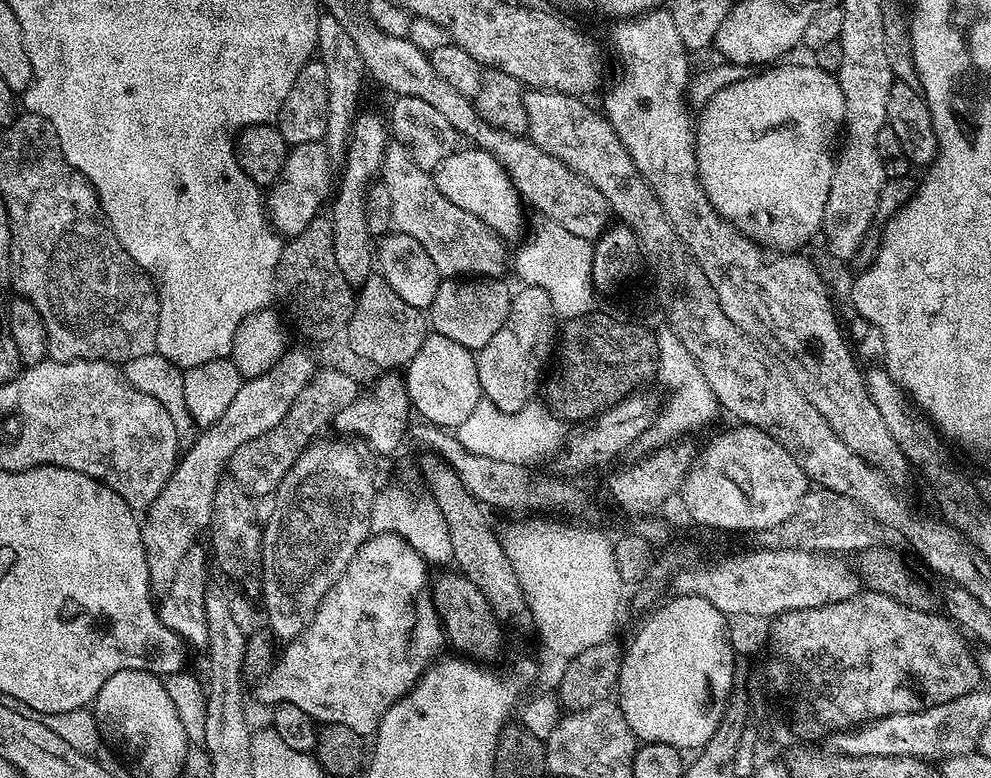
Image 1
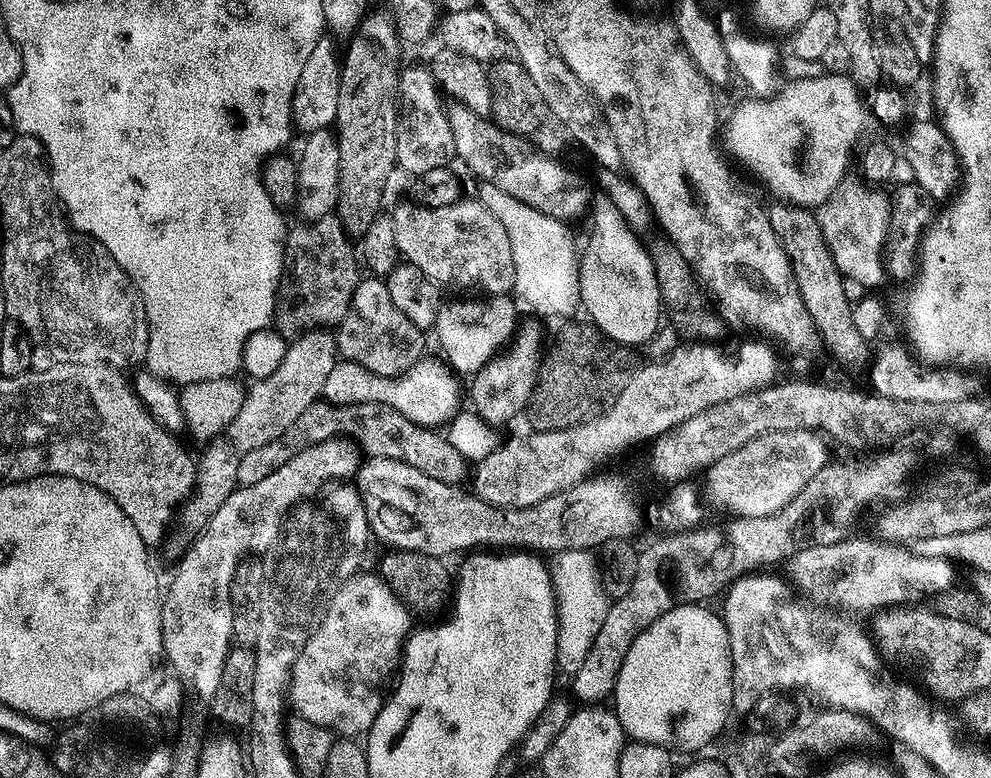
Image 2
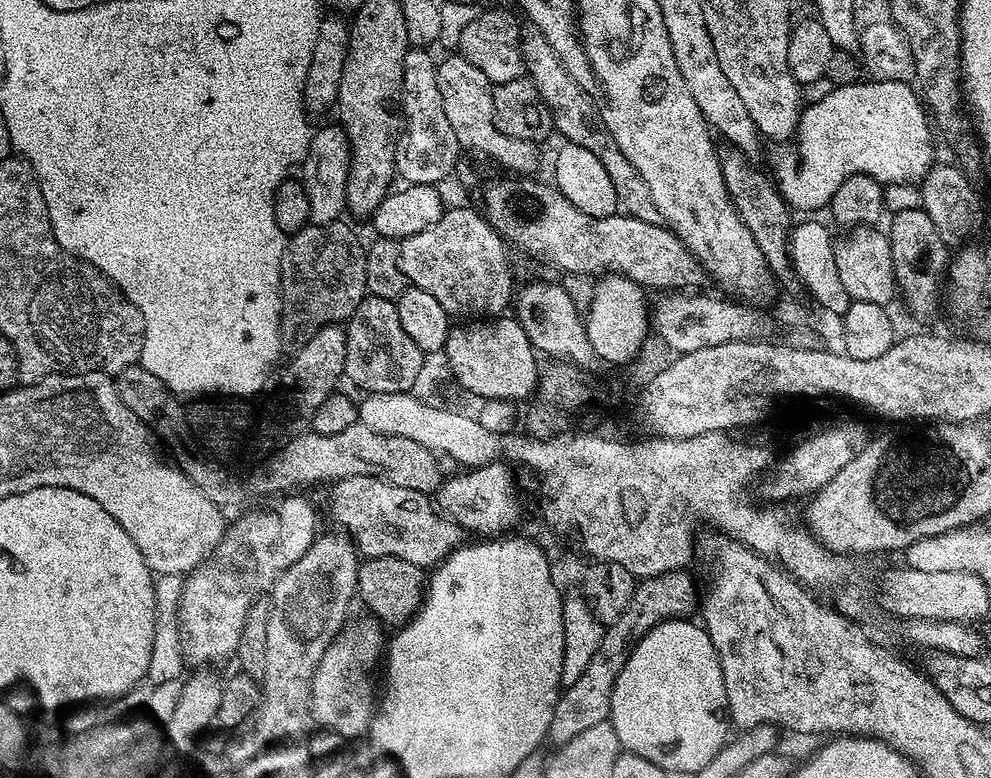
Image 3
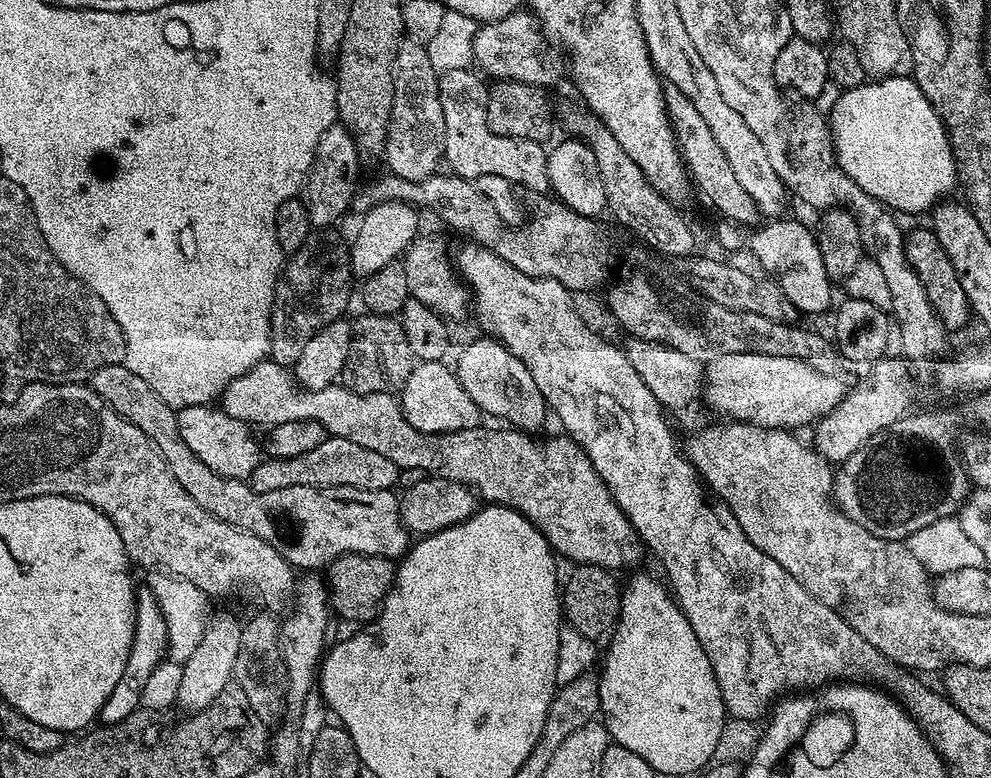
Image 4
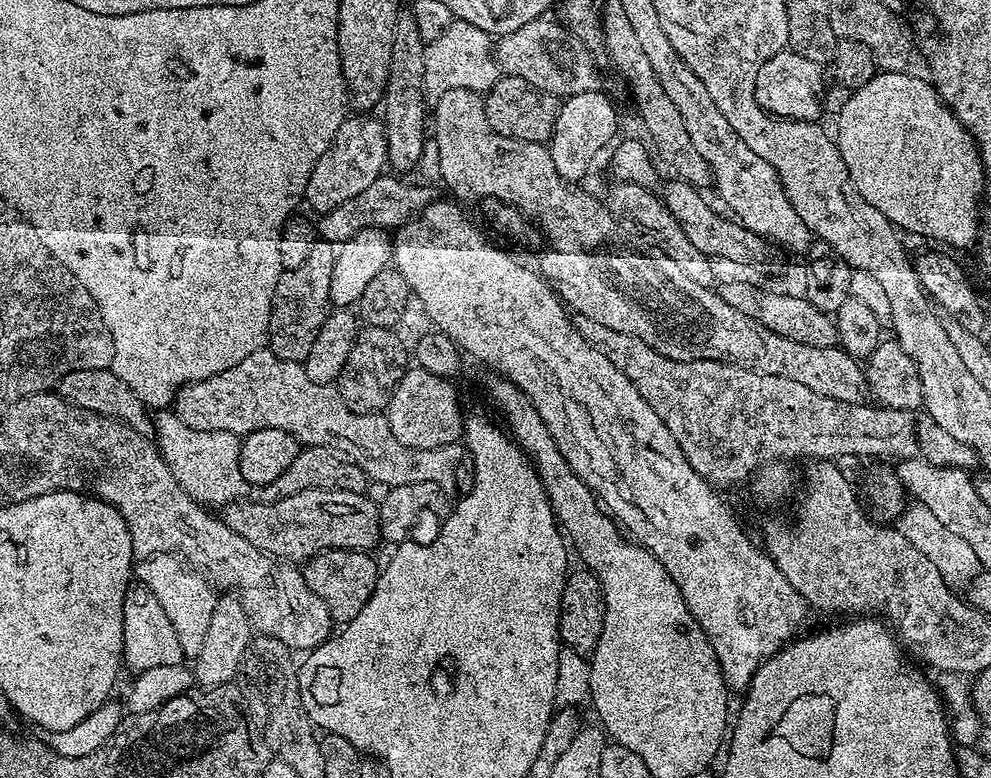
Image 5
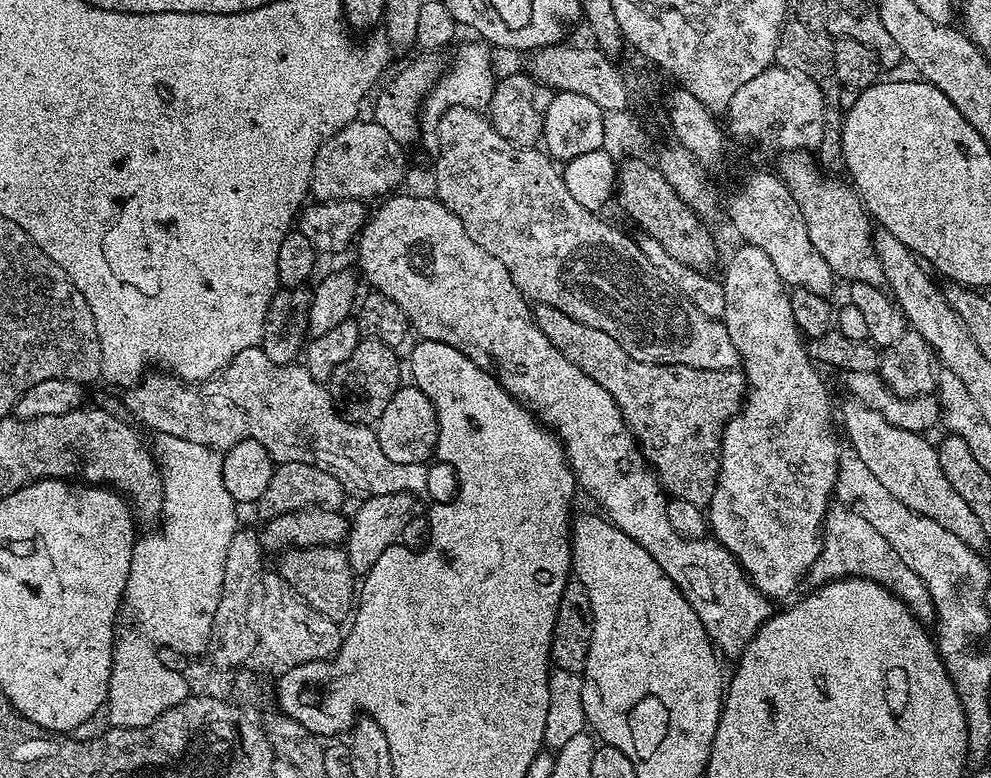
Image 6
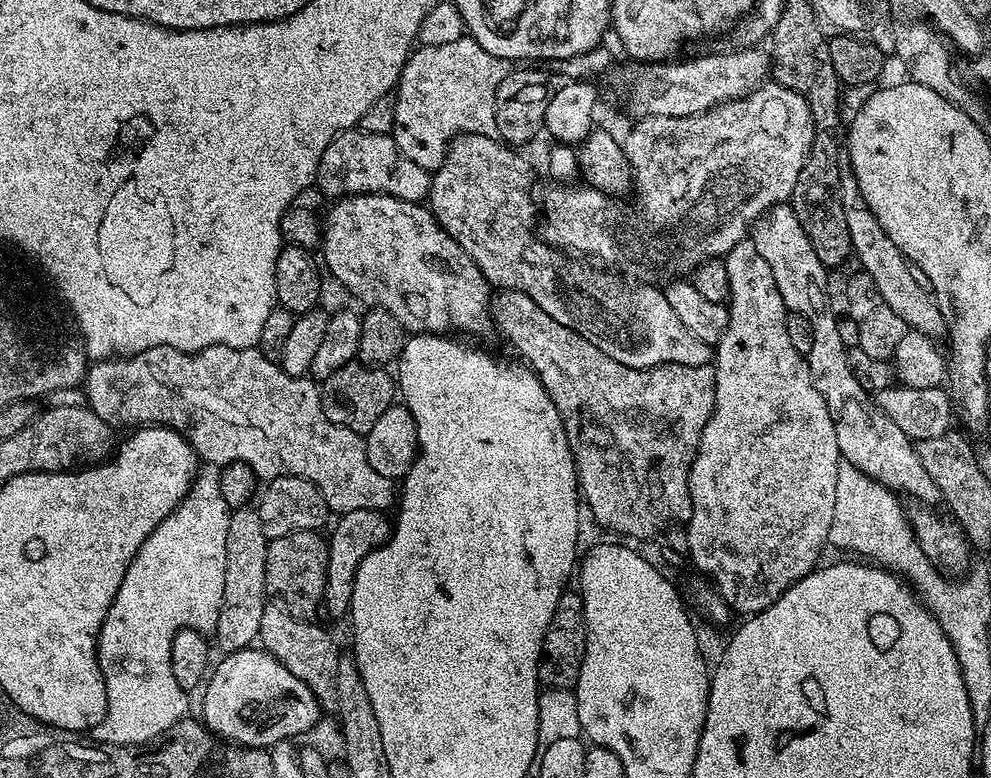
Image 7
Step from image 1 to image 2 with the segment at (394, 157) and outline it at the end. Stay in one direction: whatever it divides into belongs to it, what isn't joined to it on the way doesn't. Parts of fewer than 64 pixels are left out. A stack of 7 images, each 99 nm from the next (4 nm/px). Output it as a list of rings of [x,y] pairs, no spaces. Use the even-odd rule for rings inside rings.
[[[461,198],[454,204],[426,208],[419,203],[400,204],[390,212],[394,222],[394,238],[396,251],[407,263],[413,264],[426,278],[430,278],[437,286],[449,284],[452,288],[480,290],[485,295],[507,295],[514,288],[514,256],[510,254],[510,238],[506,238],[506,230],[502,222],[486,210],[479,199]]]

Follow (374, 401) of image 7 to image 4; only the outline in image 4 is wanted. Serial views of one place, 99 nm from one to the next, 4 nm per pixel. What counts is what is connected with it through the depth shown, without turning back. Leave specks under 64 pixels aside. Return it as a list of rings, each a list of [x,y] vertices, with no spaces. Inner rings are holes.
[[[363,315],[352,324],[352,345],[344,363],[343,387],[358,394],[399,393],[414,367],[414,357],[410,342],[406,342],[404,325],[395,315]]]

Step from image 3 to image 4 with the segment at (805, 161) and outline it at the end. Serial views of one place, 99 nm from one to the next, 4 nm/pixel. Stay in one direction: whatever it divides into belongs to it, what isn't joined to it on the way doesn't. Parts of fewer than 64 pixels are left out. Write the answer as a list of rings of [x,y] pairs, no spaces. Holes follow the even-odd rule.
[[[886,76],[875,82],[859,84],[857,88],[844,90],[830,115],[832,147],[836,163],[867,196],[872,196],[893,213],[924,212],[936,207],[953,187],[957,187],[956,159],[948,141],[948,132],[938,118],[934,106],[922,94],[915,79],[907,76]],[[876,120],[884,120],[884,146],[876,146]]]

